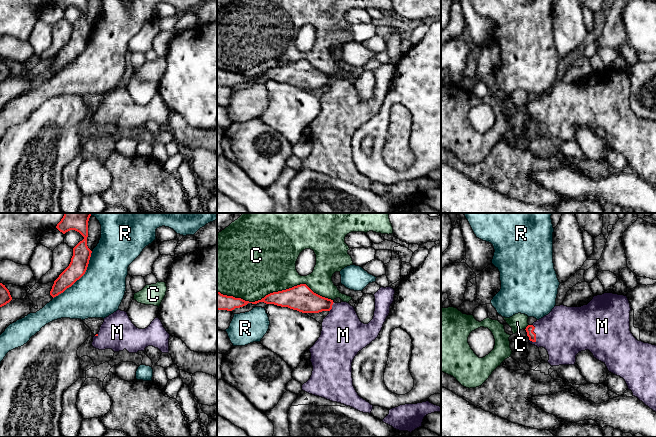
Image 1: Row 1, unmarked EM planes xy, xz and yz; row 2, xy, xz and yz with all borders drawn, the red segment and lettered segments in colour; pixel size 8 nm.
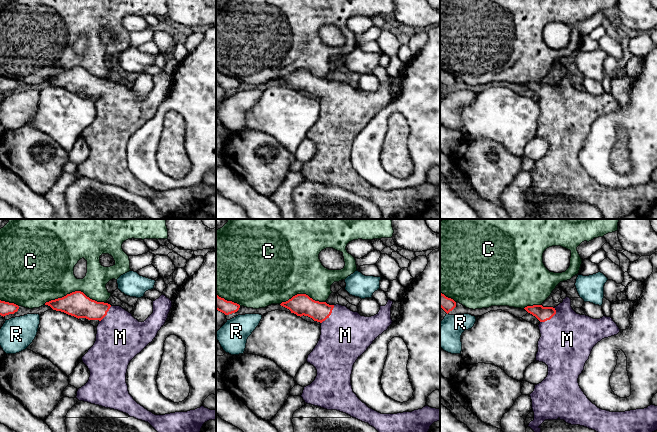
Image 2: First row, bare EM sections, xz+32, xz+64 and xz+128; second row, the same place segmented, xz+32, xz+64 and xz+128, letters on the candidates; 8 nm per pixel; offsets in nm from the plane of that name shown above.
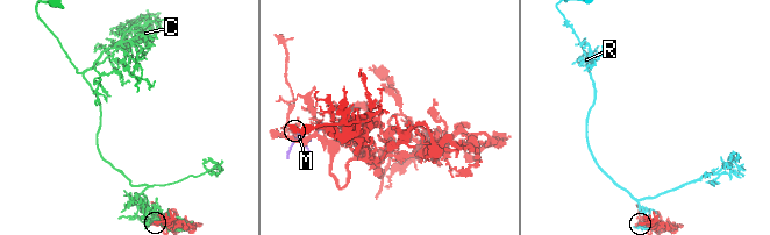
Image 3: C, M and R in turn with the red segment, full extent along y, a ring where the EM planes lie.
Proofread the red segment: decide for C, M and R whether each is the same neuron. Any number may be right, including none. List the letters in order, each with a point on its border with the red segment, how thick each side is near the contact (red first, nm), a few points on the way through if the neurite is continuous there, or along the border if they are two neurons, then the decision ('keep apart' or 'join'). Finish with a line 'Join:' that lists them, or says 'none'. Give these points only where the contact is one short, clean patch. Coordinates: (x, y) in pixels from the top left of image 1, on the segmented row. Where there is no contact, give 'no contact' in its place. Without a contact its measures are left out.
C: xz (275, 292) | 200/480 nm | keep apart
M: yz (534, 333) | 70/400 nm | across yz (529, 329), (534, 333), (565, 331) | join
R: xy (79, 278) | 140/380 nm | keep apart
Join: M

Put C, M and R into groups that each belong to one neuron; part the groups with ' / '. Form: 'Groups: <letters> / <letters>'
Groups: C / M / R

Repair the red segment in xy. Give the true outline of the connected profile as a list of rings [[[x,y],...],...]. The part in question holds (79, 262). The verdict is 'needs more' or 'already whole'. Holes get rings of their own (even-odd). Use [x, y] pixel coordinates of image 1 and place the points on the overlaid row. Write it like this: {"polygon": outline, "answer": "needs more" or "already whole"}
{"polygon": [[[64,213],[56,228],[65,234],[70,230],[79,232],[84,239],[73,248],[69,266],[54,281],[50,295],[54,298],[71,287],[86,272],[92,251],[87,246],[88,221],[91,213]]], "answer": "already whole"}

